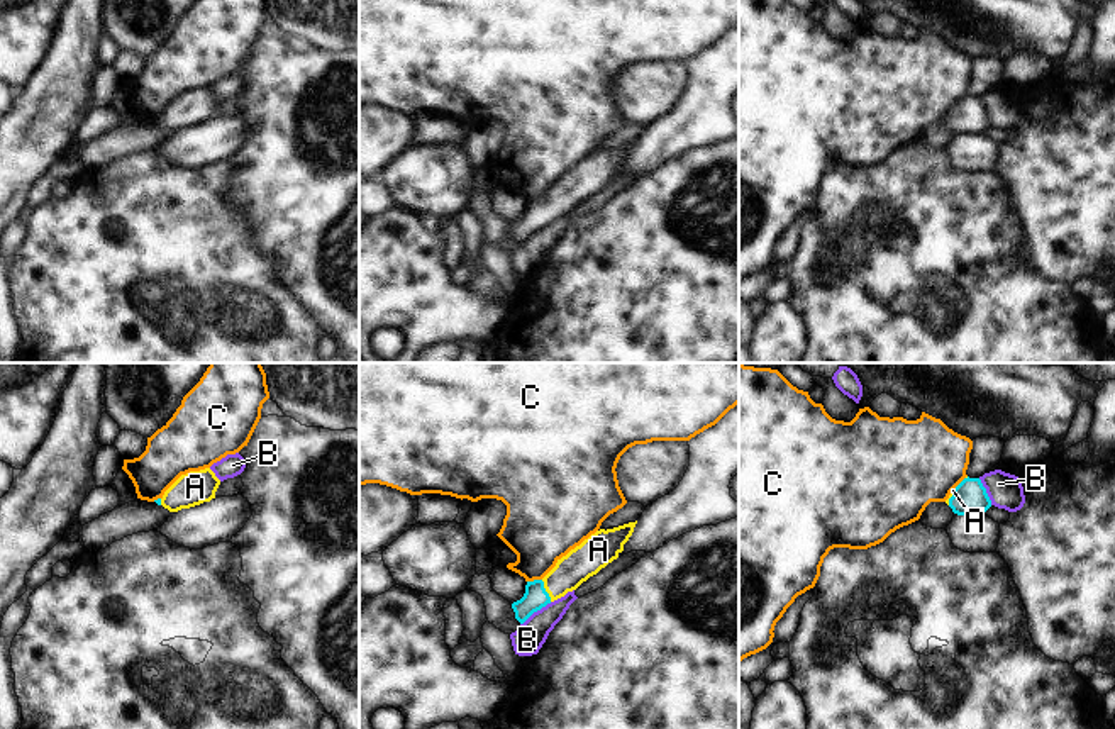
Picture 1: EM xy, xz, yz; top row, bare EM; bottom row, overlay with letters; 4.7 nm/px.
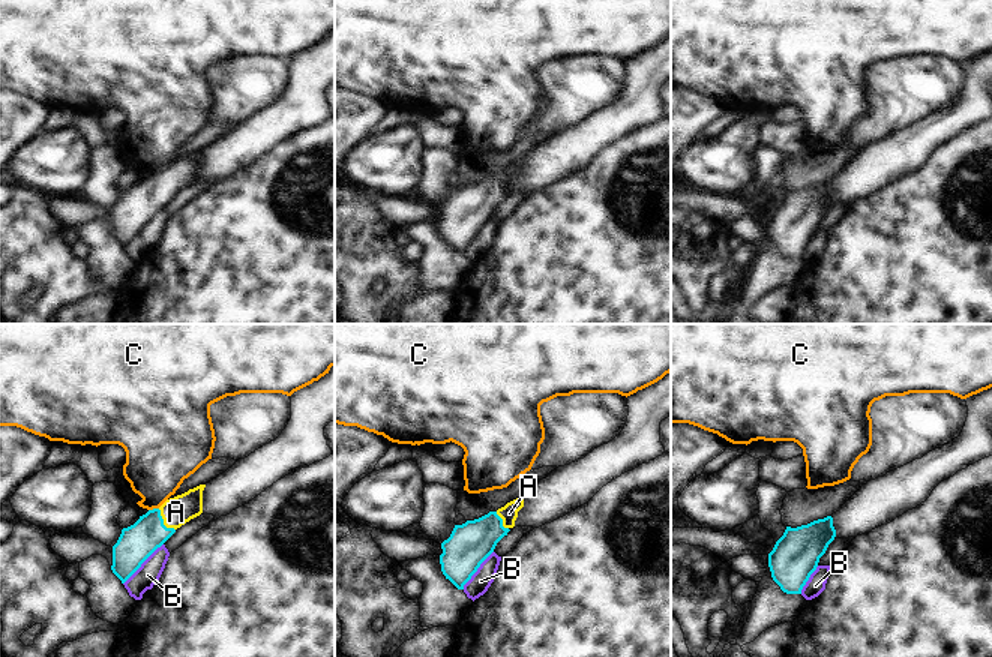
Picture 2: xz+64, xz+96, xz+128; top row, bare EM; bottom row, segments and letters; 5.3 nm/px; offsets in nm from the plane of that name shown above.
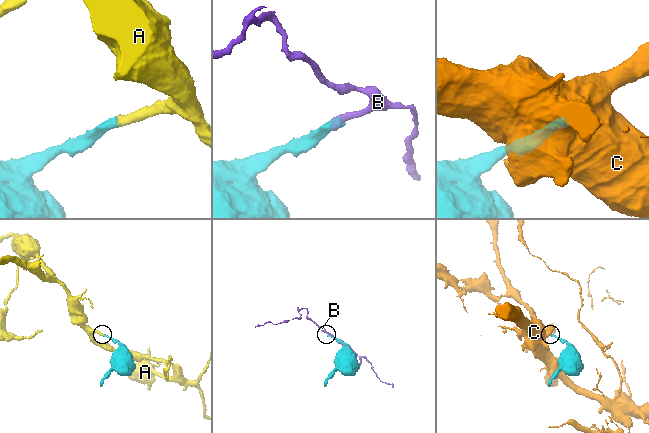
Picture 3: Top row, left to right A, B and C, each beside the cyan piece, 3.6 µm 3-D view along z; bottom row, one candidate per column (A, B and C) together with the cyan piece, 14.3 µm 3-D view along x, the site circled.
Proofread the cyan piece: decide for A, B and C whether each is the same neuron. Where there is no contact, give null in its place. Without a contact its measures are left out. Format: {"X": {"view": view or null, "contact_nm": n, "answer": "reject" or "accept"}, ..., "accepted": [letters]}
{"A": {"view": "xz", "contact_nm": 120, "answer": "accept"}, "B": {"view": "xz", "contact_nm": 190, "answer": "reject"}, "C": {"view": "xz", "contact_nm": 70, "answer": "reject"}, "accepted": ["A"]}

